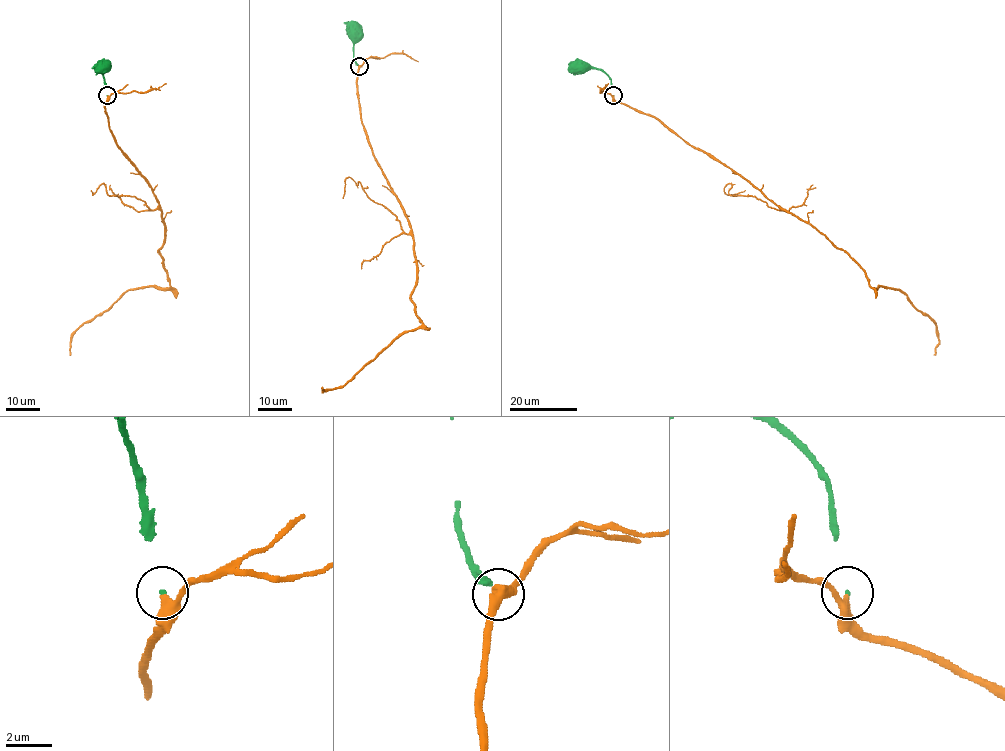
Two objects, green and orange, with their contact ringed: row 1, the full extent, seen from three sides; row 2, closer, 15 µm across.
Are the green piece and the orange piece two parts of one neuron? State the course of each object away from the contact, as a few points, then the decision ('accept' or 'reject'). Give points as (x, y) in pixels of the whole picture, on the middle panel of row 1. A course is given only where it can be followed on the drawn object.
green via (359, 66), (354, 54), (354, 28) | orange via (360, 66), (361, 121), (408, 222), (416, 274), (411, 301), (422, 324), (400, 333), (343, 385), (321, 387) | accept

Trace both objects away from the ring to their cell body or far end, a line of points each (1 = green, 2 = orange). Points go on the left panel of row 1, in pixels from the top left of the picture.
1: (107, 95), (102, 64)
2: (108, 95), (112, 135), (161, 210), (159, 255), (170, 286), (128, 289), (74, 333), (69, 355)

